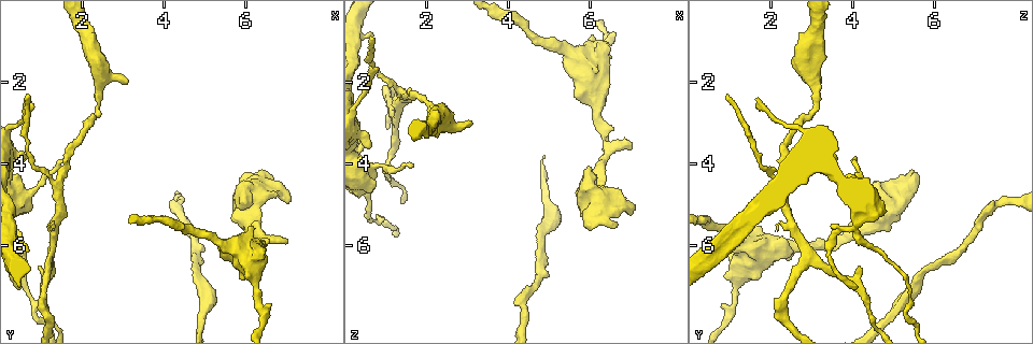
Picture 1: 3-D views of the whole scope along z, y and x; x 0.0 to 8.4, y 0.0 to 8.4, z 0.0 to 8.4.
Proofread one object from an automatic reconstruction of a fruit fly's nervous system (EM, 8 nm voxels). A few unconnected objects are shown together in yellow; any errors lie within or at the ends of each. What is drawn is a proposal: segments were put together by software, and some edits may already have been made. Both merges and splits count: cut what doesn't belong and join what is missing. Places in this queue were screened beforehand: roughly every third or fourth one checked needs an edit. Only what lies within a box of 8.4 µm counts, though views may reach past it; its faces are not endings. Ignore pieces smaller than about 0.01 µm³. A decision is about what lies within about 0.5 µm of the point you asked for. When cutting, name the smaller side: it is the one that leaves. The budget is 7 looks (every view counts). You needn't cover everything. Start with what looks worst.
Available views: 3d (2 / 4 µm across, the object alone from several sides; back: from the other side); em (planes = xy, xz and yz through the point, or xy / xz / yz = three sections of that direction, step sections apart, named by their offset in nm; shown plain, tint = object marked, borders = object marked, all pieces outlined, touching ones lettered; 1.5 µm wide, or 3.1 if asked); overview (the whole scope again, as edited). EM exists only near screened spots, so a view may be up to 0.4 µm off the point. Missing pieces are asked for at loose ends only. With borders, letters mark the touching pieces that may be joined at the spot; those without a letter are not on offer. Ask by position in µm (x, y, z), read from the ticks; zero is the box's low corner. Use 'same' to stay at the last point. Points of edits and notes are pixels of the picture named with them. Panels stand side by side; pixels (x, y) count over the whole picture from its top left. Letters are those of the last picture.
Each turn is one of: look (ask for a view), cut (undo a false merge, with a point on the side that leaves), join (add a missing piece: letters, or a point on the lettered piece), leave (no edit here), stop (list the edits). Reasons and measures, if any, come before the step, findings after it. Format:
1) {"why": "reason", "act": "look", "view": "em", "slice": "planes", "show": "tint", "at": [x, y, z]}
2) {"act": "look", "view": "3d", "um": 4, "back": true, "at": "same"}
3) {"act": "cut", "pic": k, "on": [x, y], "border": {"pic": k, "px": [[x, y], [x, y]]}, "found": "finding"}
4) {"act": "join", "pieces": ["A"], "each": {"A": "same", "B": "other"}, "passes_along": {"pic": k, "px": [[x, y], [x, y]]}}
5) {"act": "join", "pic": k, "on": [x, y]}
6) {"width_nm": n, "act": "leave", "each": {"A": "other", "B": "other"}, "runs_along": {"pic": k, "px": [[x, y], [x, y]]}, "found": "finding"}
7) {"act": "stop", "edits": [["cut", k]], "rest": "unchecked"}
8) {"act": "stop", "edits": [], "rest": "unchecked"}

{"why": "end of a long branch", "act": "look", "view": "em", "slice": "xy", "step": 8, "show": "borders", "at": [0.60, 2.35, 0.90]}

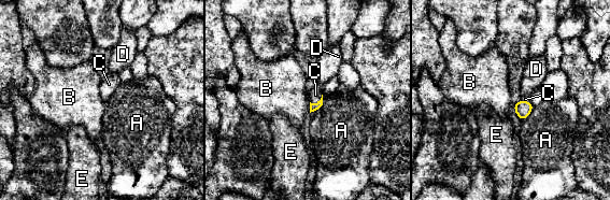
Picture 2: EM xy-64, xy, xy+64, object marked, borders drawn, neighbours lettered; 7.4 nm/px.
{"act": "look", "view": "em", "slice": "planes", "show": "borders", "at": "same"}

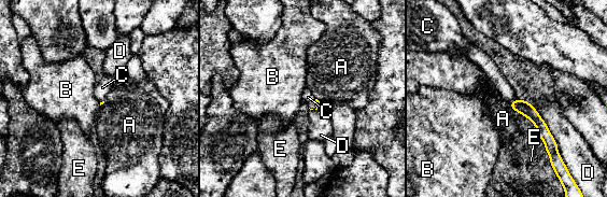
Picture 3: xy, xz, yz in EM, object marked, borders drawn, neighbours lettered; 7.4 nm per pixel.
{"longest_contact_nm": ["D", 420], "act": "join", "pieces": ["C"], "each": {"A": "other", "B": "other", "C": "same", "D": "other", "E": "other"}, "found": "it goes on there"}

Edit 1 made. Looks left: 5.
{"why": "an open end", "act": "look", "view": "em", "slice": "planes", "show": "borders", "at": [7.05, 5.90, 3.60]}

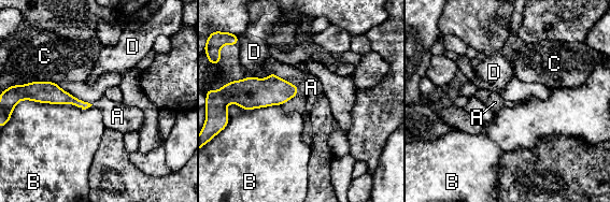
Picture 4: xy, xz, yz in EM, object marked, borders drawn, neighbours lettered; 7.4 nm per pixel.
{"act": "join", "pieces": ["A"], "each": {"A": "same", "B": "other", "C": "other", "D": "other"}, "passes_along": {"pic": 4, "px": [[273, 90], [297, 90], [311, 87]]}, "found": "it goes on there"}

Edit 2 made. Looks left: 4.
{"act": "look", "view": "overview"}

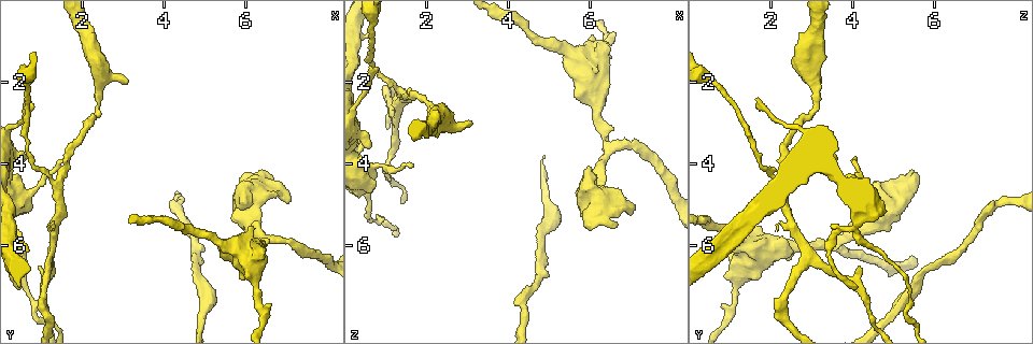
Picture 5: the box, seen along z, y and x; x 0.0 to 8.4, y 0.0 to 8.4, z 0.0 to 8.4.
{"why": "arms part here", "act": "look", "view": "em", "slice": "planes", "show": "borders", "at": [1.25, 6.30, 2.95]}

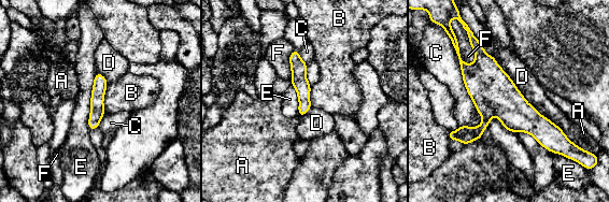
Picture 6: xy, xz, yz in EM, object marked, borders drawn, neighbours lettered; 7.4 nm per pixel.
{"width_nm": 110, "act": "leave", "each": {"A": "other", "B": "other", "C": "other", "D": "other", "E": "other", "F": "other"}, "border": {"pic": 6, "px": [[109, 83], [103, 98], [103, 113]]}, "found": "one neuron here"}

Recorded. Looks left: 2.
{"act": "stop", "edits": [["join", 3], ["join", 4]], "rest": "unchecked"}

